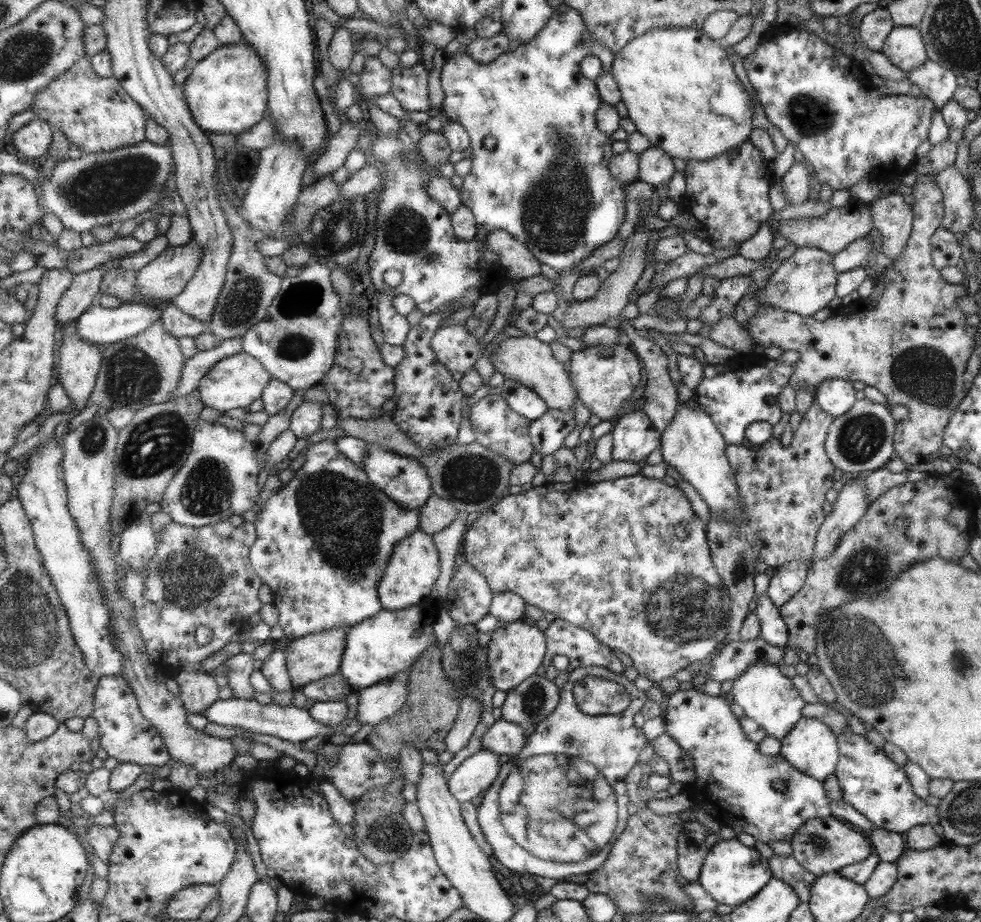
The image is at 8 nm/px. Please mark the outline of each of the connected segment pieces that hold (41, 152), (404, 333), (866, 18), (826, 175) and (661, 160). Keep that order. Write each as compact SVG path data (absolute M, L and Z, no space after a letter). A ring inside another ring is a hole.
M33 119L12 135L12 145L20 156L48 156L54 143L54 131L46 120Z
M383 293L378 304L380 323L387 344L404 346L412 326L409 325L405 316L397 312L392 301L393 299L394 297L390 294Z
M877 8L860 17L858 26L858 36L861 38L861 45L873 52L880 52L883 47L885 37L894 27L888 11Z
M793 30L793 32L787 32L787 34L783 34L783 36L777 34L777 38L771 38L771 40L767 40L767 42L760 40L760 43L751 54L739 61L739 68L745 75L745 81L749 84L749 87L753 88L753 94L756 94L766 119L779 129L779 132L785 136L788 142L792 142L795 145L795 148L804 156L806 164L811 166L816 180L820 184L827 182L832 192L843 189L849 190L861 176L867 176L867 174L871 174L871 172L887 172L887 170L893 172L893 170L897 170L897 168L907 168L907 166L913 162L913 150L915 150L921 142L927 140L927 128L929 128L931 116L933 116L933 112L935 112L935 105L932 103L932 100L929 100L927 97L914 97L910 94L892 96L882 94L875 89L872 83L869 81L865 82L865 78L863 78L863 74L861 74L861 70L859 70L860 66L851 66L851 58L843 56L841 50L835 50L835 48L827 46L821 38L817 38L817 35L809 30L800 30L799 32Z
M647 147L639 153L639 178L645 184L655 188L667 184L673 169L672 158L657 147Z

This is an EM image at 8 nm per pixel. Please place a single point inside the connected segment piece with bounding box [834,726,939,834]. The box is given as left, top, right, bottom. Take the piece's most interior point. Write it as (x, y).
(871, 783)

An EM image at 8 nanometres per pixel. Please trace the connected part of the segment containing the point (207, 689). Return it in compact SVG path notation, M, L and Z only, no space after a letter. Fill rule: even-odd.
M183 671L175 677L179 684L180 697L189 712L204 714L214 702L219 700L217 680L205 671Z

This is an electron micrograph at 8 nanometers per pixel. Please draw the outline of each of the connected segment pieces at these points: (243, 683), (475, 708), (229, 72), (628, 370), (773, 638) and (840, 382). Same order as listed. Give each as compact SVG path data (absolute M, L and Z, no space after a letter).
M241 652L229 657L224 666L228 669L228 685L232 690L232 696L253 700L255 688L251 685L251 678L255 669L259 667L253 654Z
M467 696L462 699L462 705L455 726L446 736L446 750L456 755L461 749L469 746L472 736L477 730L480 718L483 714L480 700Z
M245 40L237 44L221 46L205 60L193 63L192 67L193 71L185 82L186 99L202 129L215 133L239 135L267 117L270 110L270 88L268 86L270 70L263 62L263 58L257 54L257 50L251 48Z
M627 343L587 346L581 351L575 351L569 373L577 387L578 399L601 421L616 421L620 418L627 403L641 389L641 382L644 380L639 355Z
M765 593L757 597L753 612L758 618L759 636L771 646L784 648L788 639L785 623L781 620L778 608Z
M843 379L822 380L815 392L815 403L822 412L829 413L834 418L846 415L855 402L851 384L851 381L845 382Z

